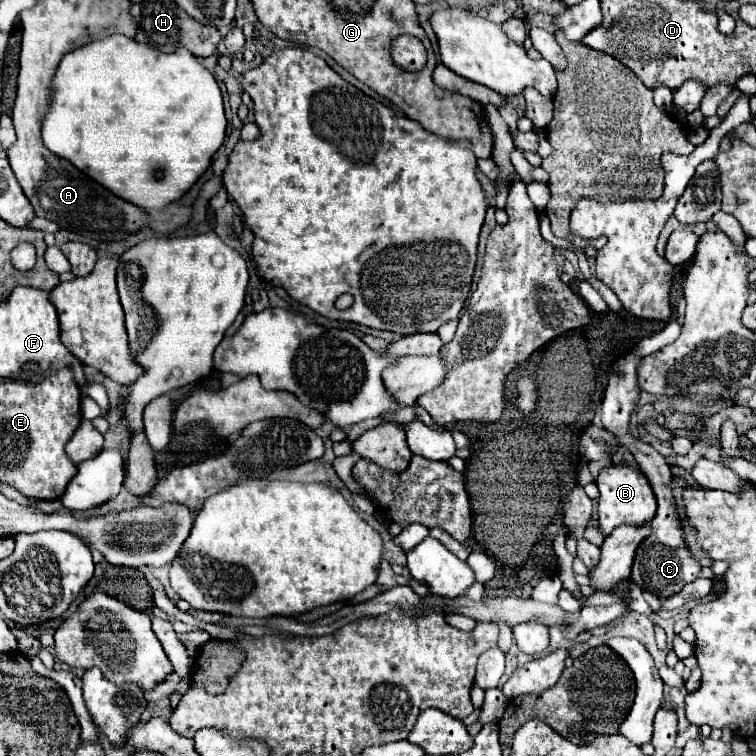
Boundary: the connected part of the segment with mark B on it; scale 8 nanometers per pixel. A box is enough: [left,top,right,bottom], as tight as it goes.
[596,463,656,535]

